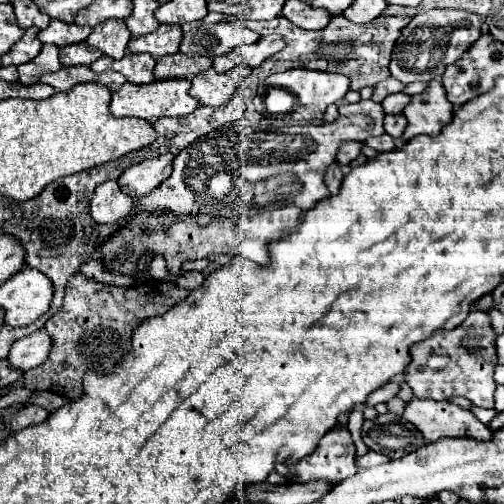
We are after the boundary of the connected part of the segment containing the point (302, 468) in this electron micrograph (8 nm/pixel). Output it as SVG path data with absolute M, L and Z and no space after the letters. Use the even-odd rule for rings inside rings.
M346 427L330 429L318 443L316 451L296 463L286 463L298 481L328 479L342 481L356 473L354 441Z

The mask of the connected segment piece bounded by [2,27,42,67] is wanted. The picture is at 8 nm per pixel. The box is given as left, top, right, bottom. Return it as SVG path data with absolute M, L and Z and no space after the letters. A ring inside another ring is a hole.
M28 29L26 33L24 33L24 37L2 57L2 65L4 67L8 67L8 65L14 65L14 67L18 67L18 65L22 65L22 63L28 63L28 61L32 61L34 57L38 57L38 53L42 51L42 43L38 41L38 31L40 29Z

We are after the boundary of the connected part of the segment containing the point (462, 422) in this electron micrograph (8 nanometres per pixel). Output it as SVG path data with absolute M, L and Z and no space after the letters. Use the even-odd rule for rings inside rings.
M412 397L408 403L404 403L402 417L416 425L430 443L444 435L472 435L480 439L490 437L490 429L480 423L472 411L460 409L450 401Z

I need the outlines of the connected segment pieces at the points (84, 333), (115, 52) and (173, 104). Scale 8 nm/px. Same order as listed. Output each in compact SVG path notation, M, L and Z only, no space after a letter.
M76 273L68 279L62 309L44 325L52 339L50 355L42 365L24 373L24 387L30 391L54 391L70 401L80 399L84 395L82 383L86 371L112 373L124 355L130 353L134 329L150 317L164 315L178 301L186 301L188 295L188 289L156 279L130 287L116 287Z
M122 19L104 21L102 25L96 25L86 39L86 43L104 55L112 59L122 59L126 55L126 45L130 41L130 31Z
M164 79L164 81L152 81L148 85L134 85L124 83L114 95L110 103L110 113L114 117L138 117L146 121L156 121L160 117L186 117L196 111L198 99L194 99L190 93L190 81L188 79Z

